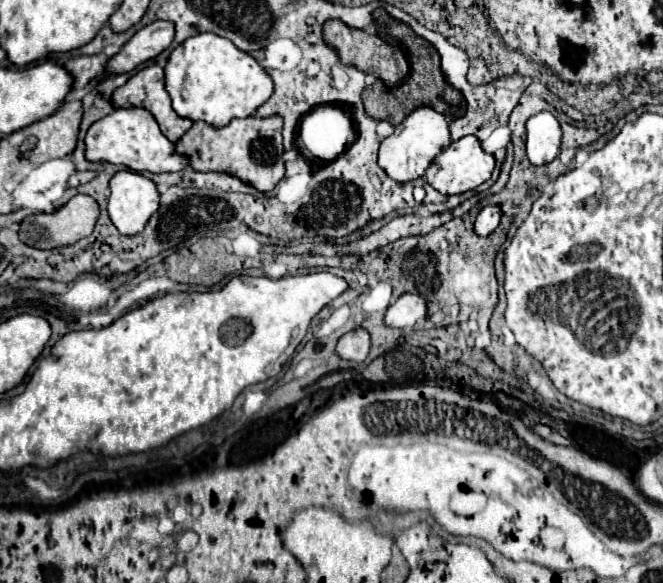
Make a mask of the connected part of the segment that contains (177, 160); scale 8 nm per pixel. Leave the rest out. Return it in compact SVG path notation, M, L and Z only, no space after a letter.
M114 108L108 116L94 122L84 138L84 154L88 162L110 162L126 166L134 172L178 172L188 166L188 158L176 154L174 144L160 134L160 128L152 114L144 108Z

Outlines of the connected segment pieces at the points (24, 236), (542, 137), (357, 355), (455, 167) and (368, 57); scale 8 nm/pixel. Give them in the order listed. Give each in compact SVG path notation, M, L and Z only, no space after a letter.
M76 194L60 210L56 210L52 214L30 214L30 216L26 216L24 222L20 224L18 236L26 246L40 248L40 250L52 250L52 248L60 248L60 246L70 246L70 244L78 242L80 238L90 236L94 226L96 226L96 220L98 220L96 200L86 196L86 194Z
M538 112L526 122L526 154L534 166L552 162L558 156L562 130L550 112Z
M356 328L344 334L336 344L336 354L342 360L352 360L352 362L364 362L368 350L370 350L370 336L364 328Z
M464 136L458 142L452 142L442 154L438 154L432 162L432 166L426 170L426 182L436 188L440 194L452 196L452 194L462 194L468 190L474 190L482 182L490 178L494 170L494 156L486 154L478 142L476 136Z
M328 20L324 24L324 42L328 46L332 46L338 52L338 58L344 66L354 66L358 70L362 70L364 74L374 74L378 72L378 80L382 80L388 88L400 84L406 76L408 76L408 60L404 56L404 52L388 46L386 42L382 42L378 36L370 36L364 30L352 30L348 26L344 26L342 22L336 20Z

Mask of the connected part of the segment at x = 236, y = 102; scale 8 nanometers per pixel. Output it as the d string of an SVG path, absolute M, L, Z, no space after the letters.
M196 34L172 50L164 66L164 88L170 94L172 108L178 116L192 122L204 120L214 128L222 128L234 118L252 116L272 96L272 80L264 68L248 52L238 50L230 40L216 34Z

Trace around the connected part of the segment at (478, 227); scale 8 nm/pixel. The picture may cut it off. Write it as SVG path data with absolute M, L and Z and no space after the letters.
M486 206L486 208L482 208L478 218L476 218L476 222L474 222L474 232L478 236L492 234L496 230L498 222L500 222L500 216L502 216L500 206Z

